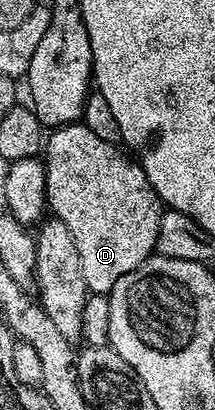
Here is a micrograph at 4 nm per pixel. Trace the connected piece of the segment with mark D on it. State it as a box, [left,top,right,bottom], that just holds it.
[42,124,162,294]

